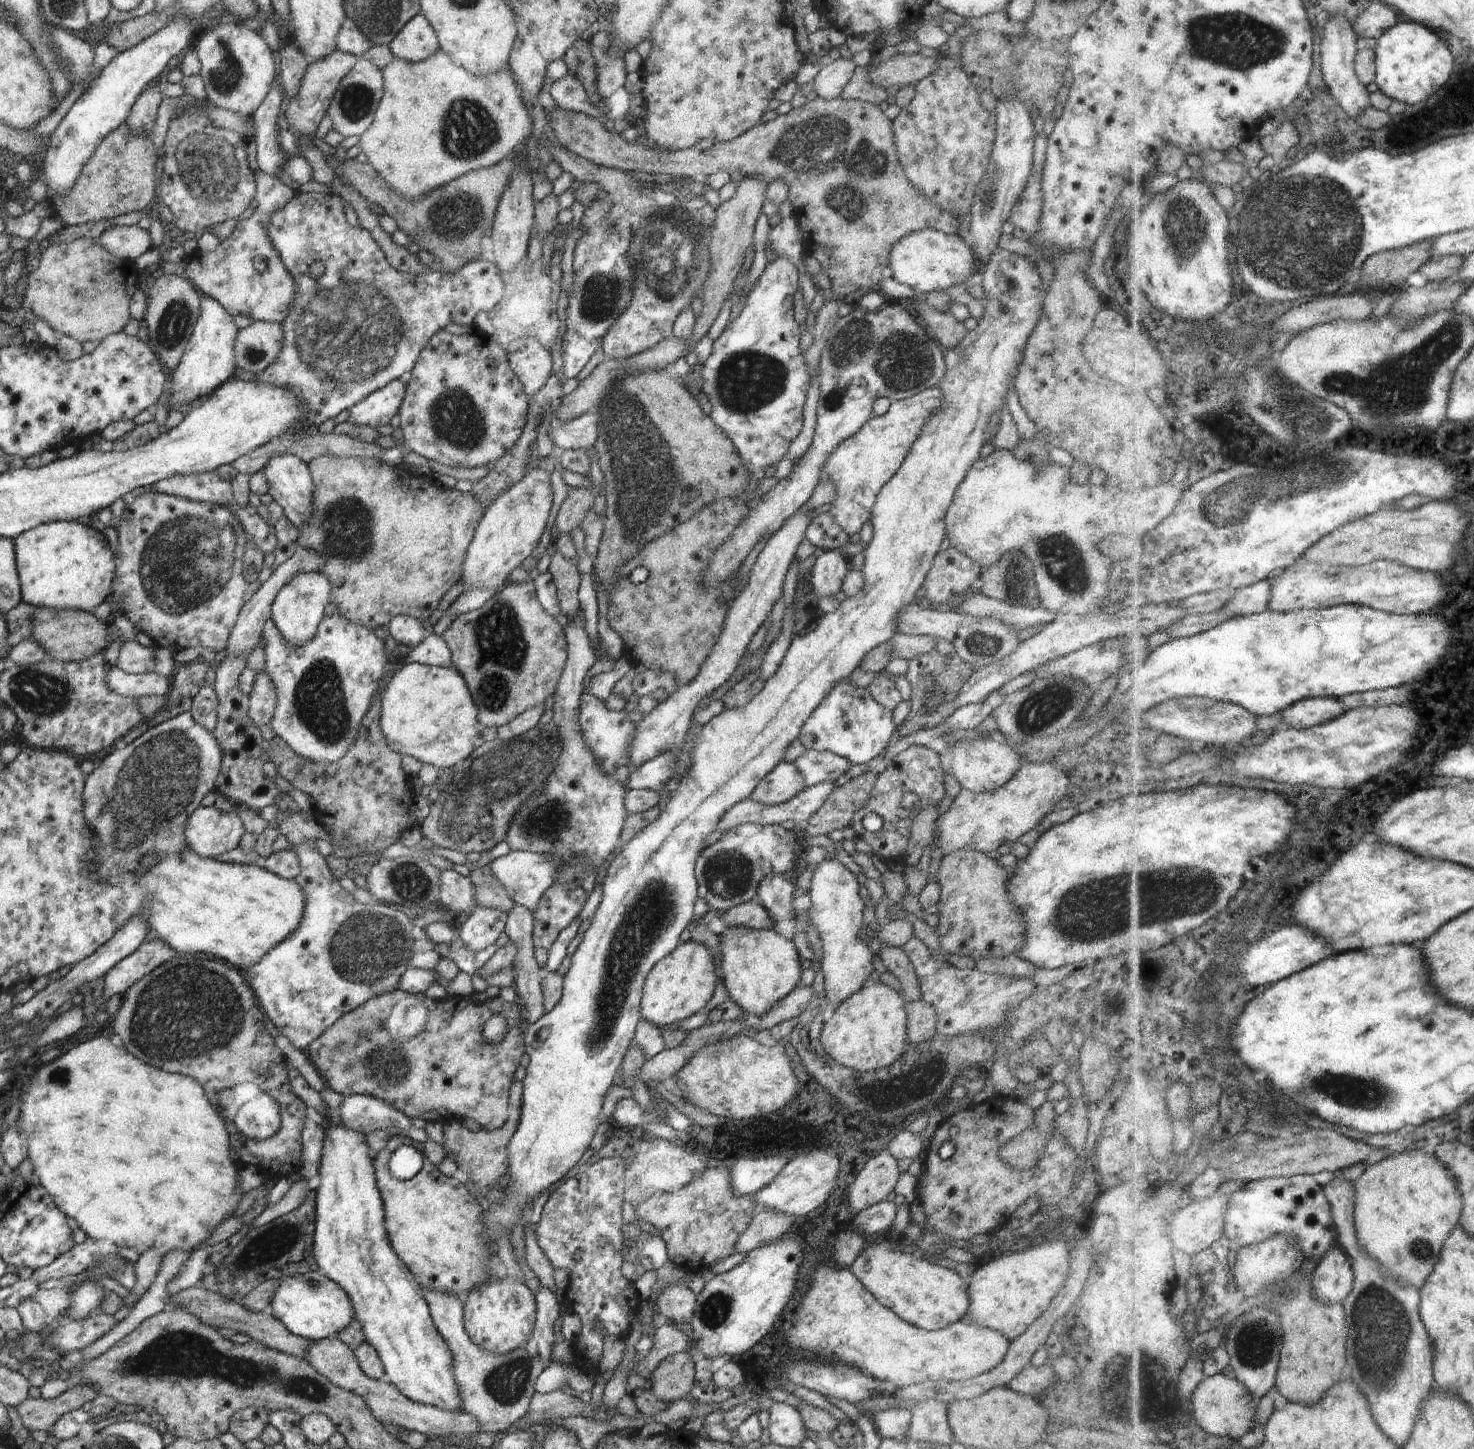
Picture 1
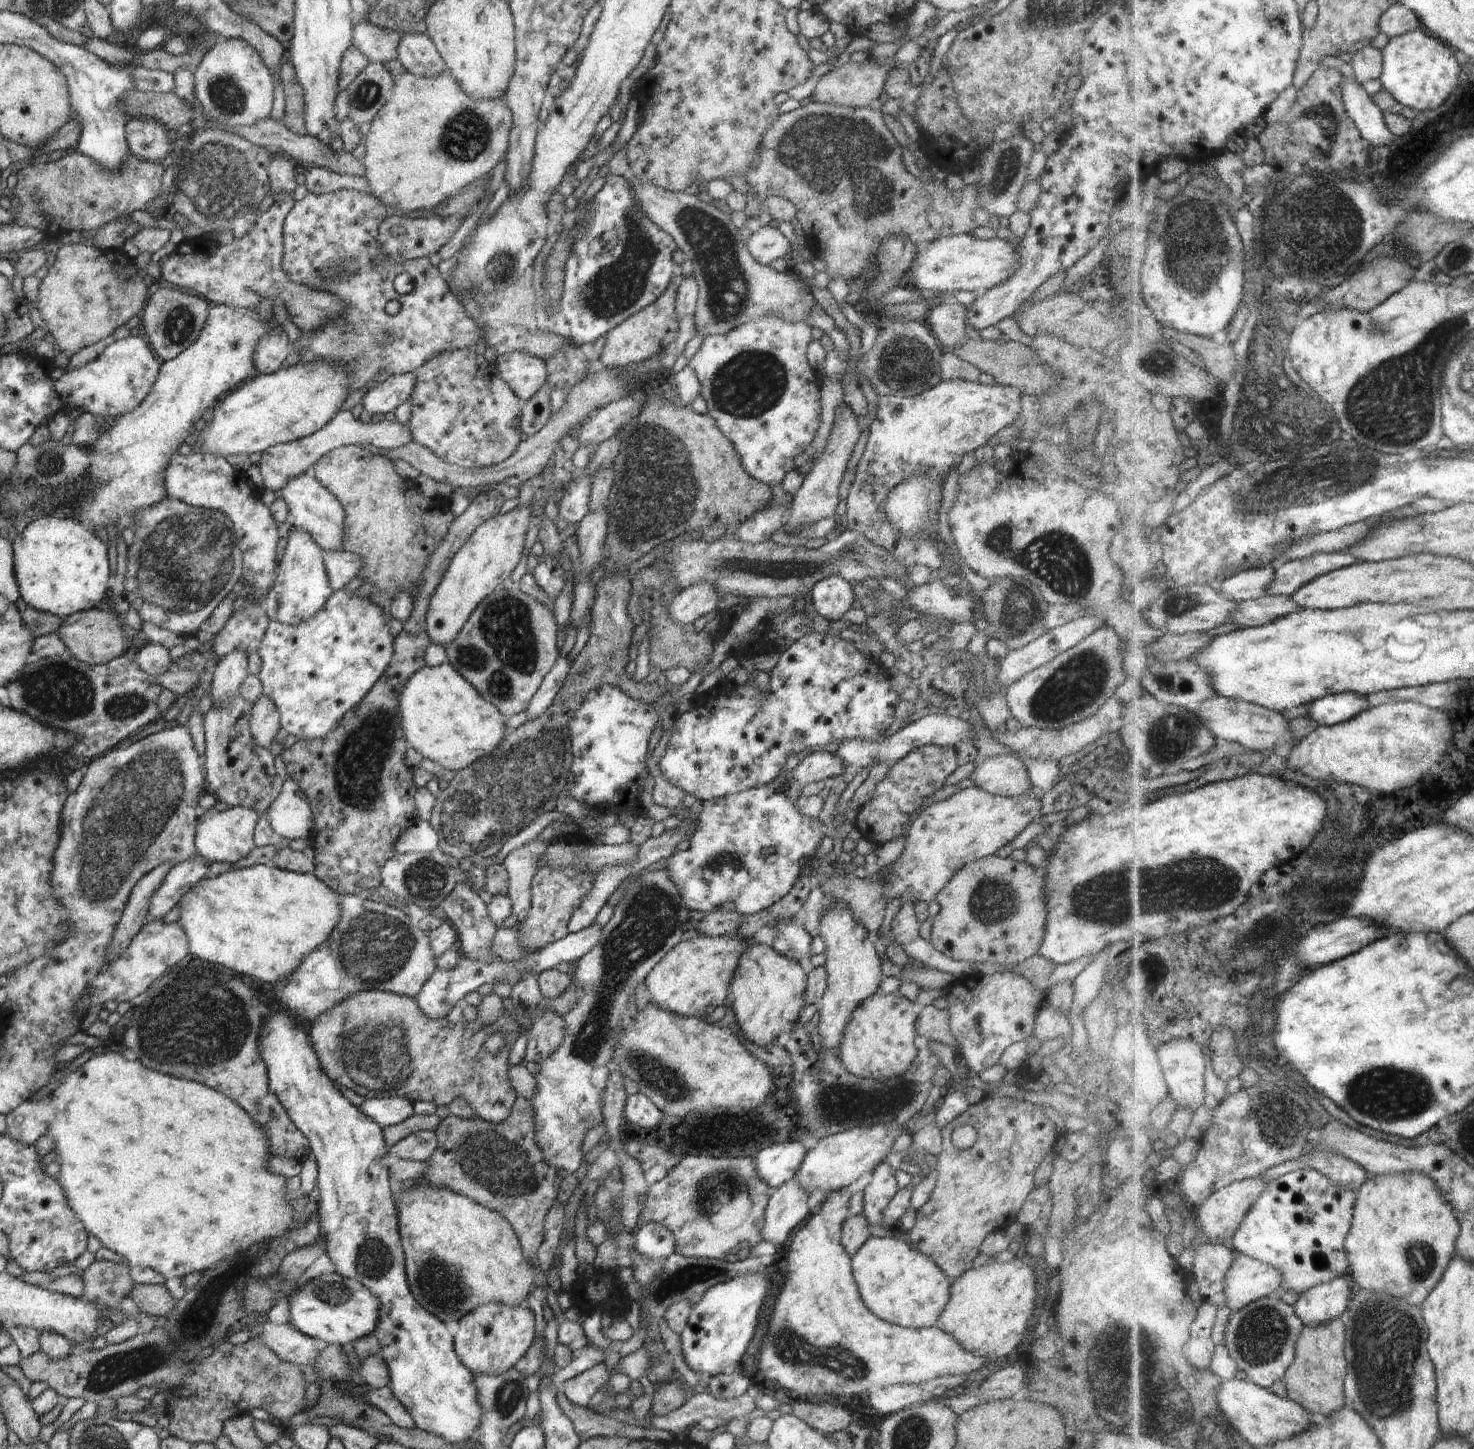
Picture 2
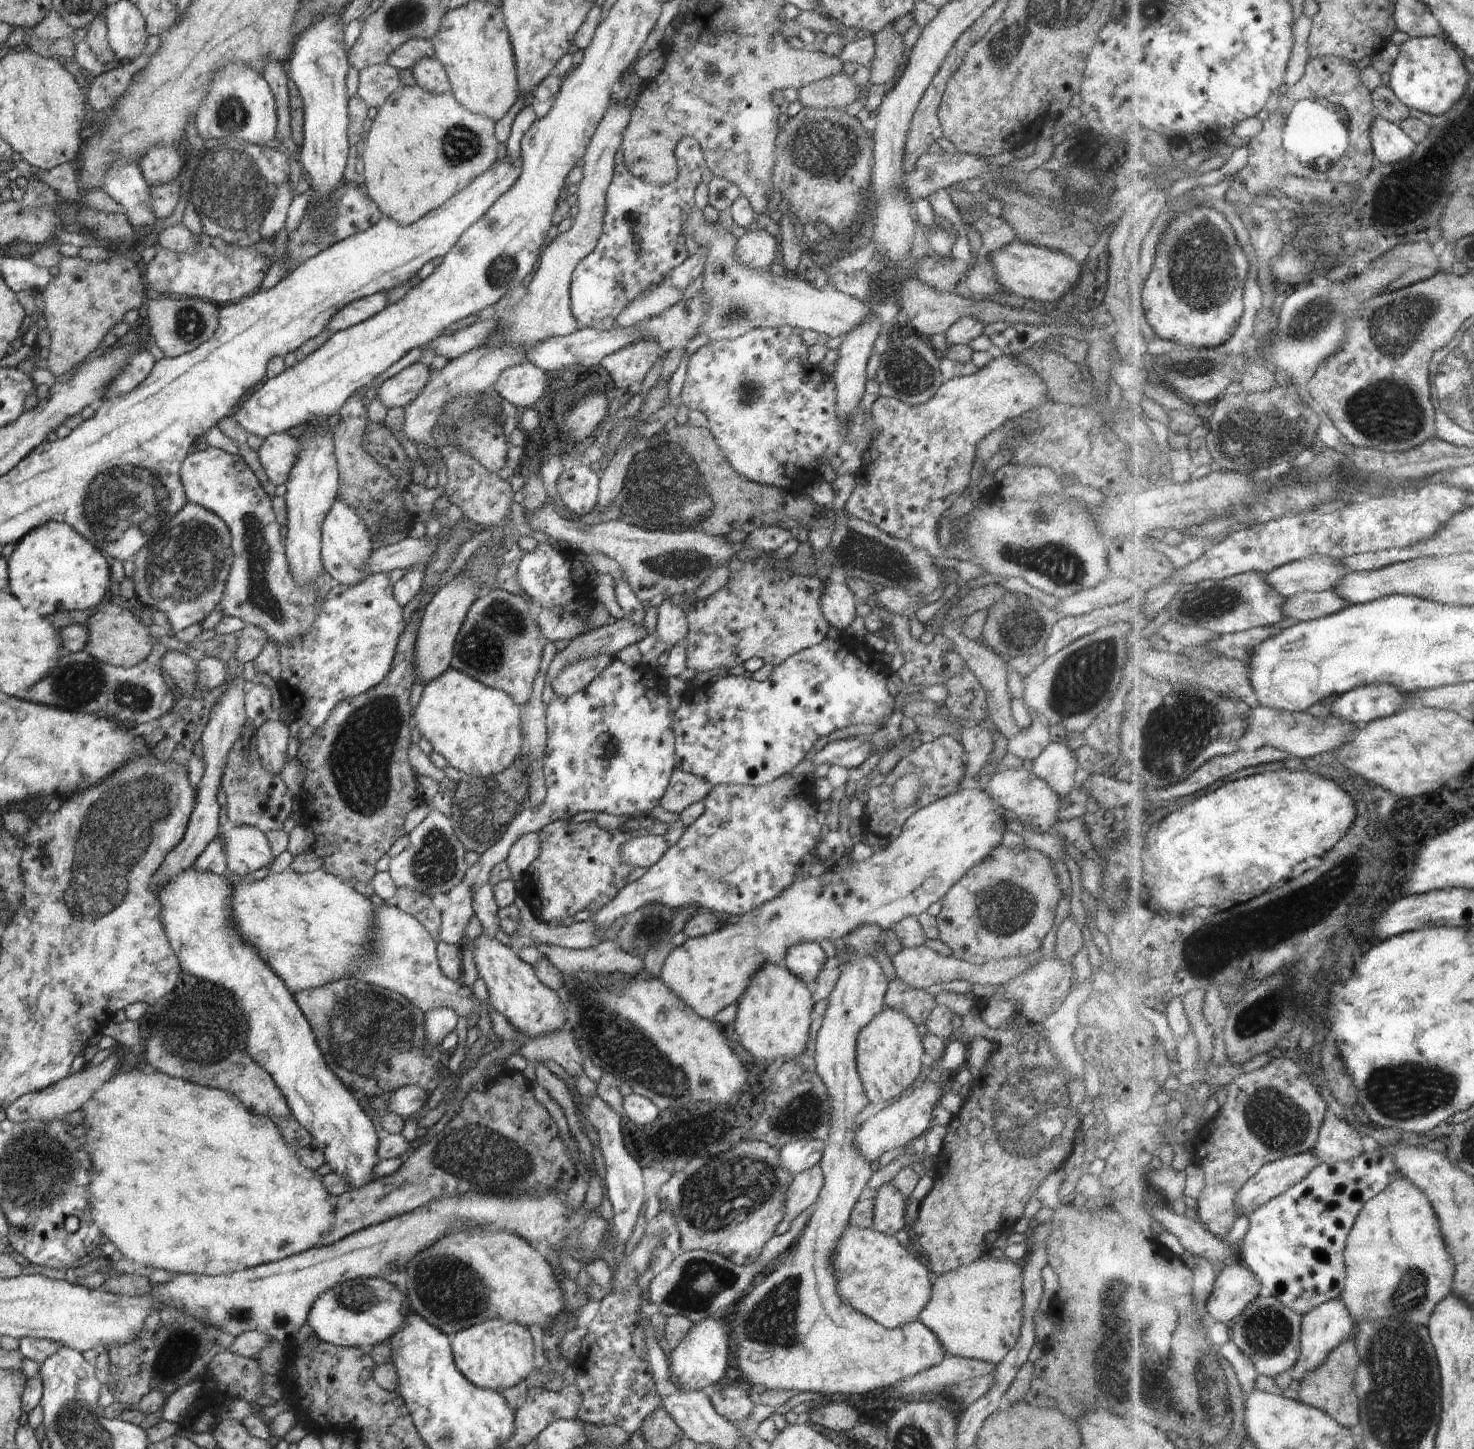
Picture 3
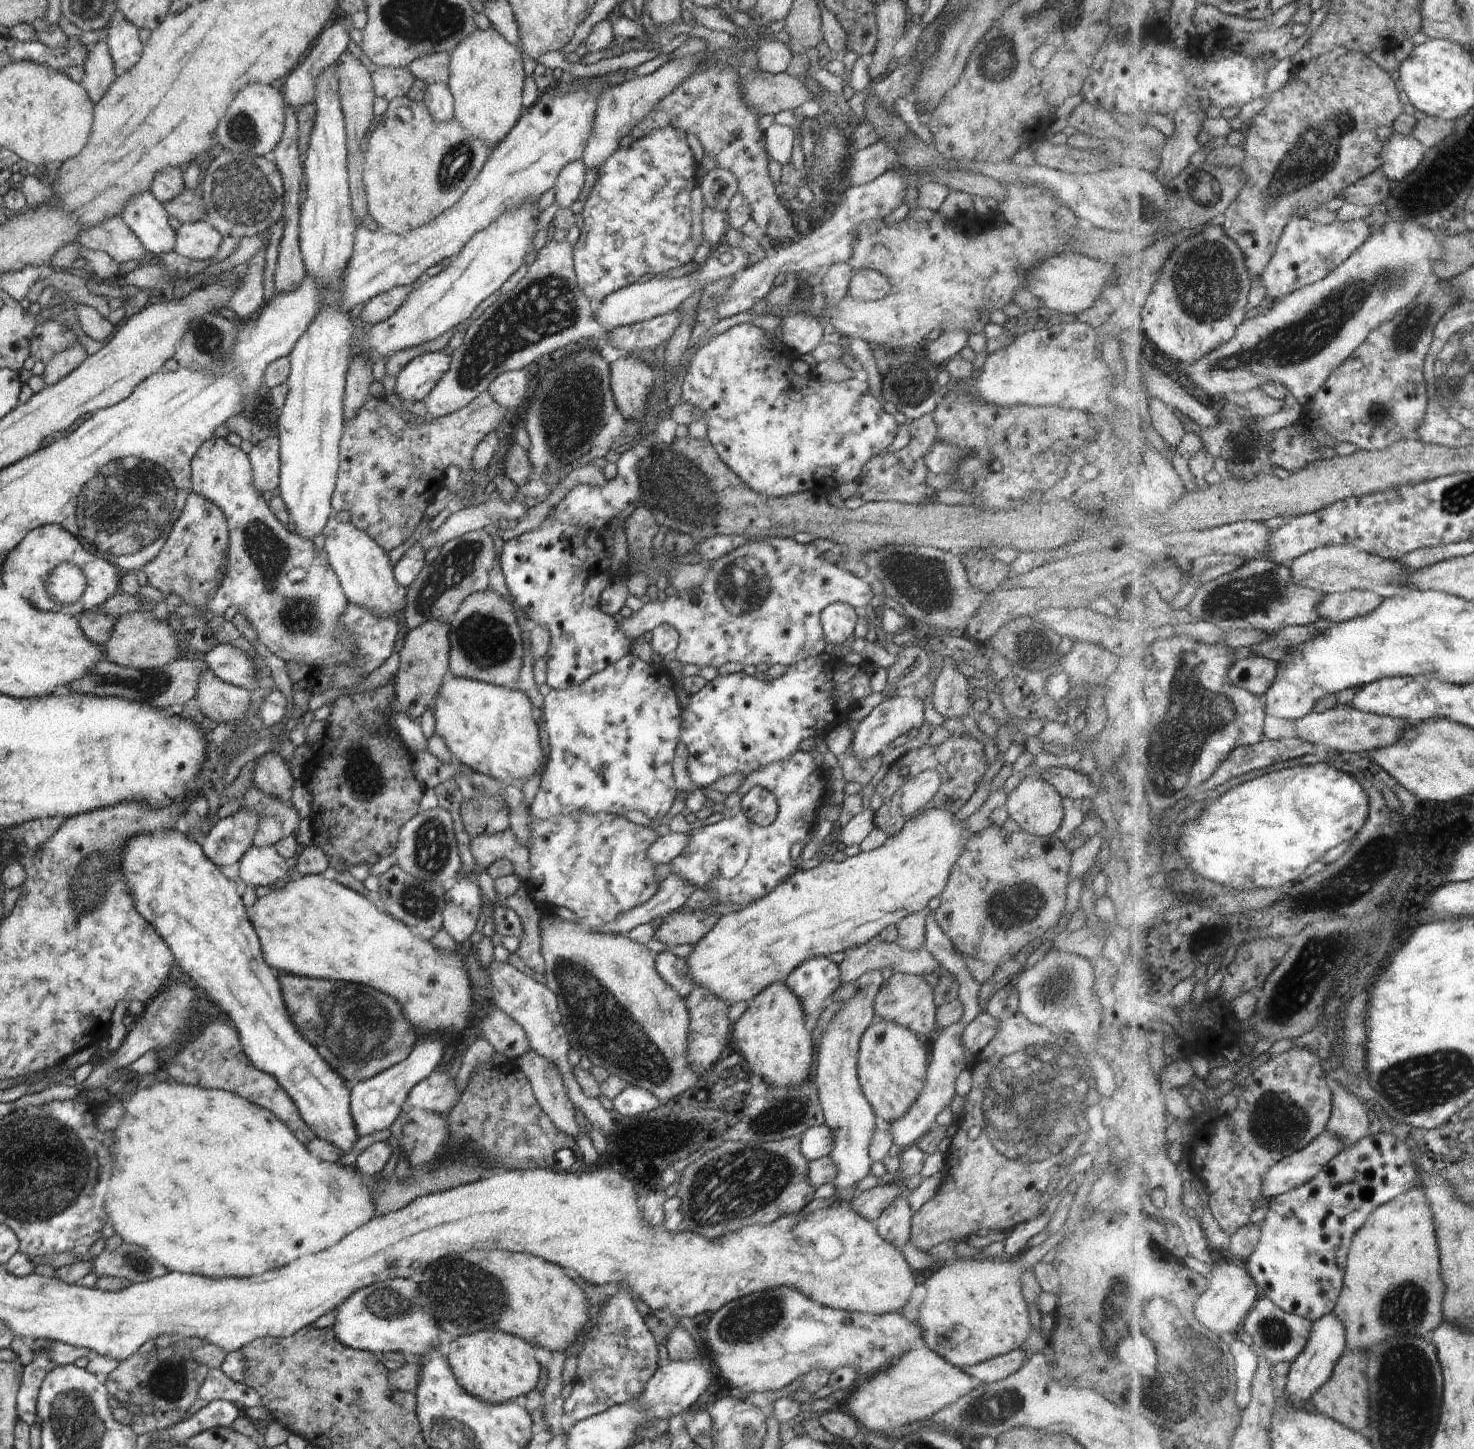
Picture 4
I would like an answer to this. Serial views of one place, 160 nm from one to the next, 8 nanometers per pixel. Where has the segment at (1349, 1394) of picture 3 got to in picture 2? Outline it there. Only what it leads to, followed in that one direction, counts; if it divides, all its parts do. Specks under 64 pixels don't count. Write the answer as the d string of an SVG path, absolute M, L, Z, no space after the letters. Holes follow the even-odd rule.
M1344 1317L1332 1320L1324 1326L1305 1326L1300 1332L1296 1344L1296 1360L1288 1368L1283 1379L1288 1388L1288 1397L1302 1404L1312 1414L1330 1417L1348 1405L1345 1394L1346 1376L1348 1375L1347 1342L1348 1328Z

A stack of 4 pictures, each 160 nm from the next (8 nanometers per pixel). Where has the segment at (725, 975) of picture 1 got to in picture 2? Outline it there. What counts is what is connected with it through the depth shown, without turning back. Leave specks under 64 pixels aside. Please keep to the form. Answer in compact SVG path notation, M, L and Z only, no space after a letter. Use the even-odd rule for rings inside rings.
M754 944L747 946L746 950L738 958L738 966L732 976L729 992L734 994L732 1007L736 1014L736 1022L740 1026L740 1031L750 1042L757 1046L768 1046L776 1036L790 1034L793 1025L798 1020L798 1015L805 1008L803 995L807 987L807 976L802 966L786 956L782 956L766 944Z

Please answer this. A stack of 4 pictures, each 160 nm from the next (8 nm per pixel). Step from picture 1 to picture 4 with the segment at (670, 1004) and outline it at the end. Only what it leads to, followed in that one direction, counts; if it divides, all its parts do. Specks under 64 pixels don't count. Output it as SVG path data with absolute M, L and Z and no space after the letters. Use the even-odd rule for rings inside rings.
M933 804L925 809L918 816L908 817L900 832L880 848L861 851L844 862L821 858L821 863L812 870L797 868L792 876L764 898L742 910L719 915L714 928L694 944L693 952L685 958L692 984L712 992L712 996L726 1004L752 1000L770 984L784 983L790 972L804 960L816 956L830 957L830 954L864 945L879 937L884 928L895 926L906 916L925 912L928 902L944 892L956 860L964 852L964 844L974 836L967 829L967 819L958 820L954 812L935 808Z

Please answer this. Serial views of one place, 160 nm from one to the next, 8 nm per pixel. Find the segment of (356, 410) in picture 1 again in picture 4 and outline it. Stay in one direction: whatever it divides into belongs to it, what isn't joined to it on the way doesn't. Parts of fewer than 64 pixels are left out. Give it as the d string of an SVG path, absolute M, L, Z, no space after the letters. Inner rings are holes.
M442 351L416 356L398 374L394 387L396 396L404 400L404 406L424 400L434 384L446 374L450 362L451 356L442 354Z

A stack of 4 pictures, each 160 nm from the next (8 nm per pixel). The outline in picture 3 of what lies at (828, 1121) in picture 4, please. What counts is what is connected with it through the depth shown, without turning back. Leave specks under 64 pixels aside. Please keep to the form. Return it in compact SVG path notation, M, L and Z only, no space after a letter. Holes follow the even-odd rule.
M846 954L848 964L844 964L844 972L834 986L828 998L828 1008L823 1017L822 1027L819 1029L815 1045L816 1072L828 1090L828 1100L831 1107L831 1126L829 1144L825 1146L821 1156L821 1170L824 1186L814 1202L814 1214L808 1224L791 1246L792 1256L780 1264L765 1278L759 1279L732 1308L734 1308L734 1328L730 1316L730 1342L736 1348L734 1365L742 1372L742 1378L750 1384L763 1386L766 1391L797 1390L799 1393L813 1392L821 1396L833 1396L837 1400L849 1397L851 1394L865 1395L879 1388L888 1389L899 1380L904 1381L928 1368L934 1368L947 1357L936 1334L928 1330L921 1322L916 1321L894 1330L888 1330L874 1322L872 1318L861 1314L848 1306L838 1292L838 1276L834 1268L834 1258L840 1238L844 1236L849 1226L849 1219L858 1198L866 1188L872 1177L875 1166L870 1166L860 1152L854 1148L854 1134L858 1128L858 1116L869 1106L869 1101L856 1068L856 1040L858 1032L880 1010L883 1010L883 1001L888 987L888 978L882 967L872 956L854 956Z

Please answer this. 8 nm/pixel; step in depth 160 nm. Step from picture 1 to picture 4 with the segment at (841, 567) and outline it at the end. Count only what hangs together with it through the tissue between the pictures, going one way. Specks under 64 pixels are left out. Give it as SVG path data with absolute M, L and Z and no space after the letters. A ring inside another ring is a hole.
M842 602L830 604L821 616L825 641L835 646L844 644L852 637L858 617L859 611L848 604Z

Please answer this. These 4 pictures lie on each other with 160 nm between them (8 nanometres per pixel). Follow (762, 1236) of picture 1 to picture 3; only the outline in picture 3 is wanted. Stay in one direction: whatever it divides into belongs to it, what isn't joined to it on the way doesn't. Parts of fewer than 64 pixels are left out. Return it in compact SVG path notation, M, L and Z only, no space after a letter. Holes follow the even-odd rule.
M817 1165L796 1175L784 1196L784 1220L790 1224L818 1199L824 1186L821 1166Z

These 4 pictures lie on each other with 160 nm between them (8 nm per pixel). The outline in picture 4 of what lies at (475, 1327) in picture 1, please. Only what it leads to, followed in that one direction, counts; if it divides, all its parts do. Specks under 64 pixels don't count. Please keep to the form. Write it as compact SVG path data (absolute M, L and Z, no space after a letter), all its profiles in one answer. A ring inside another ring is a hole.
M487 1329L450 1339L448 1364L456 1382L472 1396L489 1404L503 1404L532 1392L540 1379L540 1365L535 1358L535 1347L524 1338Z

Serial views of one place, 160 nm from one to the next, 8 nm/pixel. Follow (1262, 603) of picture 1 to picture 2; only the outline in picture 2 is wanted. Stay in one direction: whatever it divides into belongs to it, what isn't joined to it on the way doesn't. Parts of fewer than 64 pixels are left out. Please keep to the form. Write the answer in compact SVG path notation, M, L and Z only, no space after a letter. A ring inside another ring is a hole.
M1322 552L1322 554L1316 554L1312 558L1302 558L1302 560L1292 560L1280 564L1276 570L1278 572L1276 582L1270 588L1270 595L1292 597L1300 588L1310 584L1312 580L1360 562L1368 561L1362 560L1360 556L1350 554L1350 552L1333 554Z

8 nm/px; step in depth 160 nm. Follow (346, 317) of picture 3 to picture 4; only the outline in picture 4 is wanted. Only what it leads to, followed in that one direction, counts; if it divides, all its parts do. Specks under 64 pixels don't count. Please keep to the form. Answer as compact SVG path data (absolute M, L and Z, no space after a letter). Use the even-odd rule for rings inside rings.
M419 281L410 284L410 286L400 286L400 288L392 288L388 292L384 292L372 298L362 310L357 310L355 318L357 322L361 321L361 324L378 324L382 320L386 320L390 314L394 314L396 308L400 308L400 304L404 302L404 298L412 292L412 288L420 284Z

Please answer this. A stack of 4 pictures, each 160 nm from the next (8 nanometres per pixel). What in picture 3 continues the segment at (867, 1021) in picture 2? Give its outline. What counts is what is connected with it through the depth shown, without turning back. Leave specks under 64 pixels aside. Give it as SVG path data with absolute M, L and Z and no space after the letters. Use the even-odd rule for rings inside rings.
M900 1008L880 1010L858 1032L855 1049L857 1072L870 1104L882 1104L898 1099L914 1087L923 1068L923 1040L919 1036L916 1024Z

